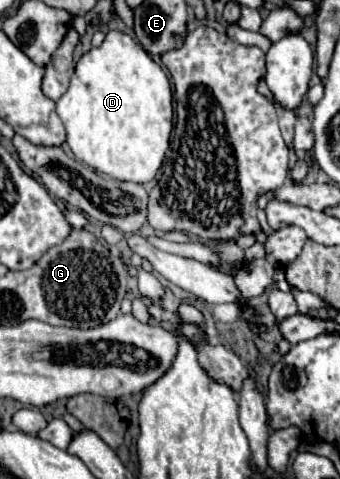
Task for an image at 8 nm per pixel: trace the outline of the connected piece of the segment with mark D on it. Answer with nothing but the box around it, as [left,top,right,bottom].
[57,31,173,183]

